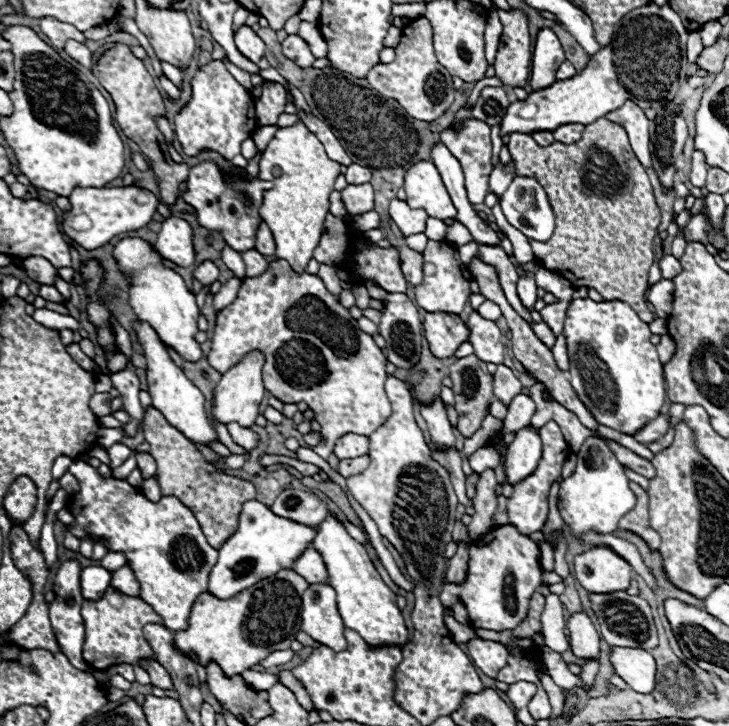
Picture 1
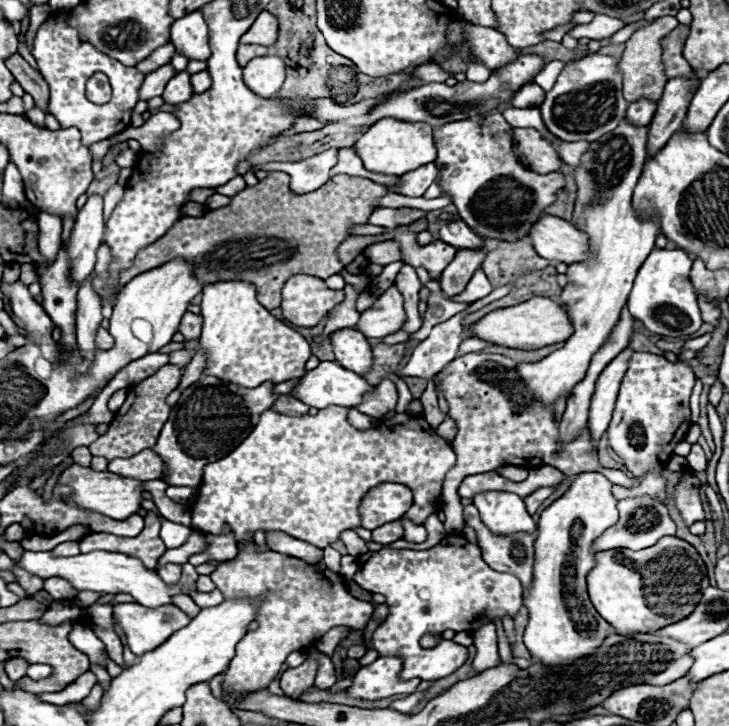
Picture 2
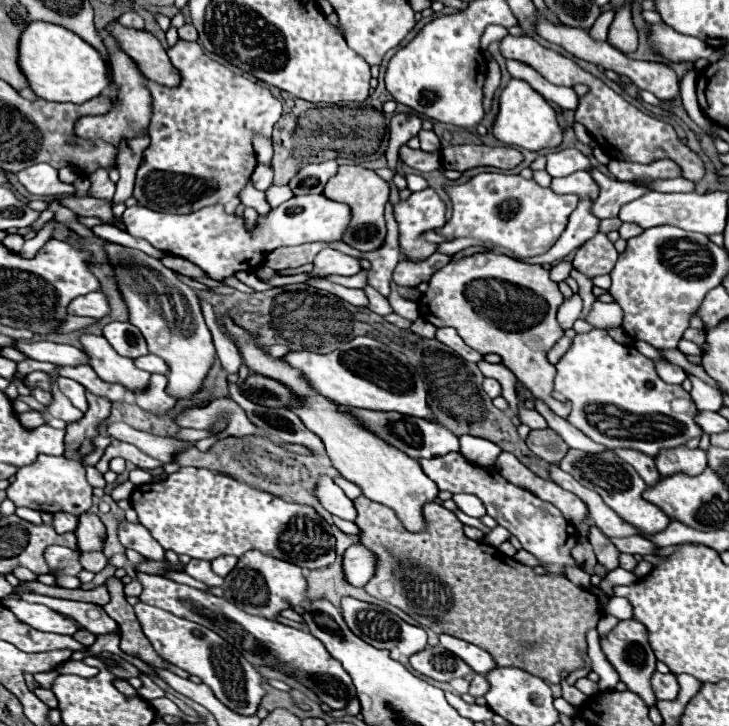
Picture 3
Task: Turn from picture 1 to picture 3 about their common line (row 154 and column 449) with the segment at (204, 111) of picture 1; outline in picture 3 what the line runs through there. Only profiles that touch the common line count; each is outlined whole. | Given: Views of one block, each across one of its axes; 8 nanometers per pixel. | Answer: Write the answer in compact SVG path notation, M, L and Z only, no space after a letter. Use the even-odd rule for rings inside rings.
M482 172L460 186L446 188L452 198L452 218L442 230L444 236L472 236L494 246L512 250L518 258L538 256L548 252L568 226L568 218L578 206L576 194L556 194L542 188L536 180L524 180L514 174Z

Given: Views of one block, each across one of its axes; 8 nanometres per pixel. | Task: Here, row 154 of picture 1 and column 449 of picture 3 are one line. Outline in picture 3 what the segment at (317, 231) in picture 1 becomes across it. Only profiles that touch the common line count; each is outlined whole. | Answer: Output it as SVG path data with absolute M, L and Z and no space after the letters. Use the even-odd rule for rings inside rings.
M482 252L448 262L434 272L418 306L426 322L436 328L454 328L458 336L480 354L498 354L502 364L534 396L540 396L552 412L566 418L571 404L556 402L550 396L556 368L546 360L546 352L564 336L556 320L562 300L558 284L550 280L546 268L518 262L504 254Z

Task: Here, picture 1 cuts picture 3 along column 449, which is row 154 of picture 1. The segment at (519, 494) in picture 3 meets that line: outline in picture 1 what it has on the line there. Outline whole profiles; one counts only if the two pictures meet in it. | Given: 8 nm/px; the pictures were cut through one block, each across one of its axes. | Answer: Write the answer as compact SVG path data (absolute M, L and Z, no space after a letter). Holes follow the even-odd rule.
M468 118L468 120L464 120L464 126L462 128L454 128L454 126L444 128L440 132L440 142L446 144L452 150L452 154L458 158L458 162L460 162L460 166L464 170L468 200L472 204L482 204L484 202L484 196L488 194L488 176L492 172L492 164L490 164L490 158L492 158L490 126L486 122Z

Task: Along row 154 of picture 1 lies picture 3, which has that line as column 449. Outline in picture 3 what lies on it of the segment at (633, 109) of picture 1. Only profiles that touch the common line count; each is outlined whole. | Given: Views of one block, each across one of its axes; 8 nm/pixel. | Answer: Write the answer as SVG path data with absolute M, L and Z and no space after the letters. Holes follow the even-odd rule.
M448 634L440 636L440 644L446 650L450 650L452 654L456 654L458 658L462 658L476 674L488 674L490 670L496 668L496 662L492 660L492 656L474 644L468 644L468 642L458 640L454 636L448 636Z

